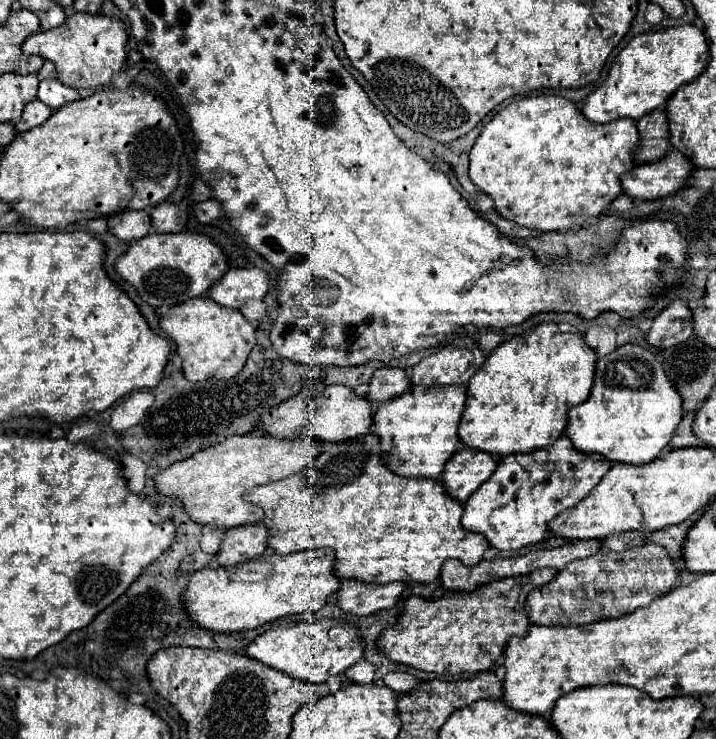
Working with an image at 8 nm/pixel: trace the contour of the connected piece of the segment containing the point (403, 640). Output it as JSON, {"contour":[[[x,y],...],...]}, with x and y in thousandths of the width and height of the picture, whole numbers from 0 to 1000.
{"contour":[[[696,783],[659,802],[620,802],[612,811],[570,808],[553,848],[534,854],[525,865],[531,884],[561,900],[595,911],[670,911],[682,908],[704,884],[712,862],[735,859],[740,840],[735,832],[737,794],[721,792],[723,783]]]}

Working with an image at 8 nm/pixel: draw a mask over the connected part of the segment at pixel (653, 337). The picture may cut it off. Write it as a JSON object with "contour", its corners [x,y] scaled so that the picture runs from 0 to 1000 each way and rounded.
{"contour":[[[944,405],[913,432],[911,445],[902,451],[902,461],[916,472],[933,472],[955,464],[964,453],[966,421],[958,415],[958,407]]]}

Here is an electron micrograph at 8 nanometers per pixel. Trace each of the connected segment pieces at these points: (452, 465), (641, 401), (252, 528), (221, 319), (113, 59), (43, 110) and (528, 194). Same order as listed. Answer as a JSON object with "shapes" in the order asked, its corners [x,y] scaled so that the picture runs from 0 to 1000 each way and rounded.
{"shapes":[[[[645,605],[623,627],[615,651],[631,675],[648,681],[690,640],[690,635],[693,624],[687,621],[687,616]]],[[[872,467],[835,486],[824,537],[793,556],[791,589],[804,610],[835,613],[852,627],[899,629],[916,621],[953,570],[953,540],[927,507],[913,472]]],[[[346,710],[346,713],[330,713],[318,721],[313,721],[313,729],[307,735],[307,743],[302,748],[302,759],[310,767],[332,765],[341,759],[349,759],[355,754],[369,751],[372,743],[372,713],[369,710]]],[[[288,402],[263,405],[240,415],[226,432],[223,445],[246,464],[246,478],[254,486],[254,505],[263,516],[277,518],[293,510],[321,513],[344,491],[346,478],[352,475],[358,456],[355,442],[341,432],[332,418],[316,418]]],[[[101,18],[89,34],[42,47],[31,69],[34,74],[56,74],[73,83],[81,99],[81,110],[101,120],[145,120],[154,115],[159,99],[165,99],[176,85],[176,37],[168,26],[123,18]]],[[[50,134],[50,137],[39,139],[39,145],[34,145],[28,164],[22,164],[22,166],[20,166],[20,175],[22,175],[25,180],[31,180],[31,177],[42,177],[42,175],[47,175],[47,172],[59,169],[70,156],[73,156],[70,145]]],[[[749,129],[749,131],[732,131],[726,137],[718,137],[712,142],[707,142],[704,147],[698,147],[673,175],[670,185],[665,188],[665,194],[659,196],[659,204],[656,204],[656,242],[665,253],[670,253],[687,272],[690,272],[690,280],[693,286],[709,296],[709,299],[718,299],[729,307],[740,307],[740,310],[751,310],[751,313],[782,313],[782,310],[796,310],[799,304],[816,304],[818,296],[824,294],[835,294],[846,277],[852,277],[858,272],[860,264],[869,261],[869,253],[866,253],[866,237],[872,231],[880,231],[883,226],[883,207],[888,202],[888,194],[891,194],[891,180],[888,180],[888,164],[883,161],[860,161],[860,164],[852,164],[852,166],[844,166],[844,169],[835,169],[835,166],[824,166],[807,147],[799,137],[788,134],[788,131],[774,131],[774,129]]]]}

